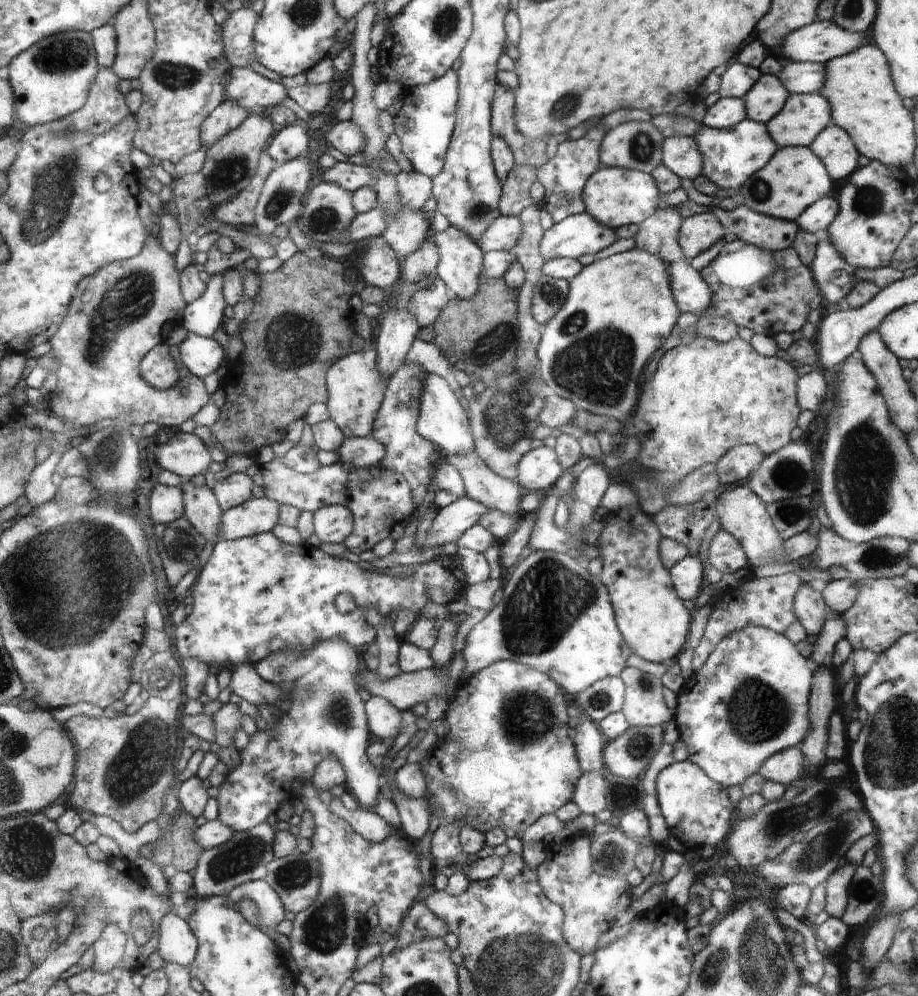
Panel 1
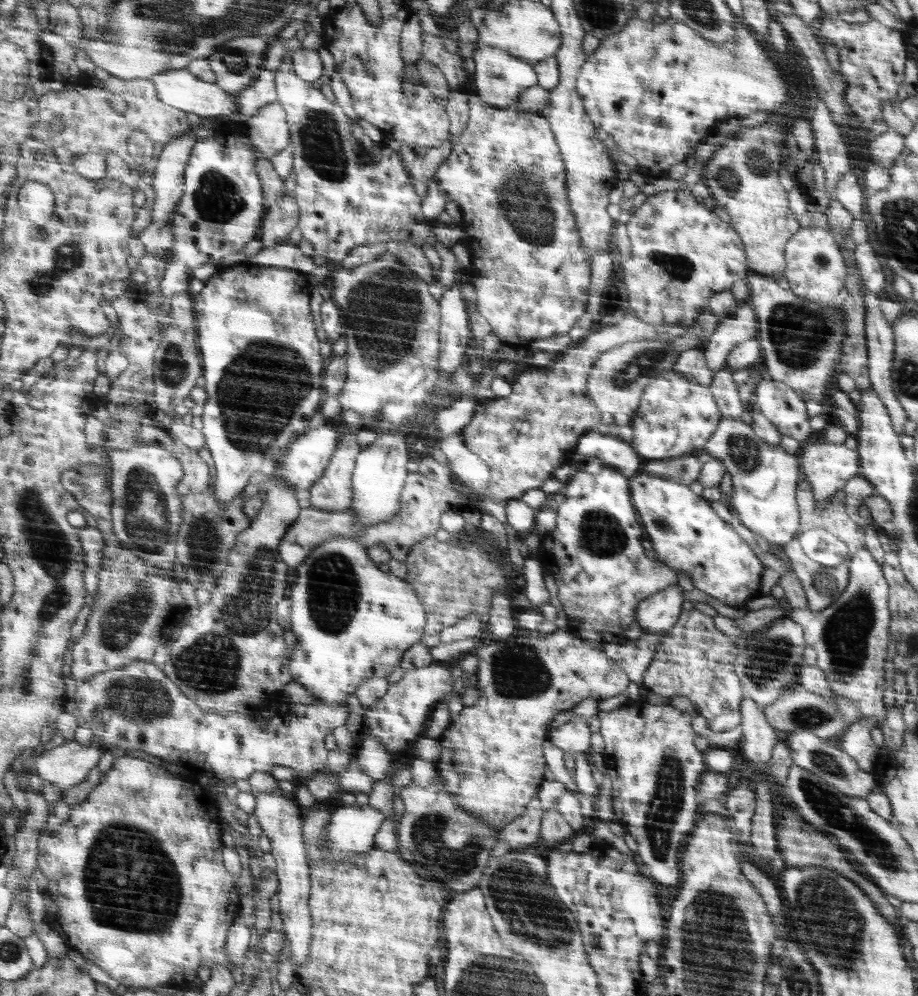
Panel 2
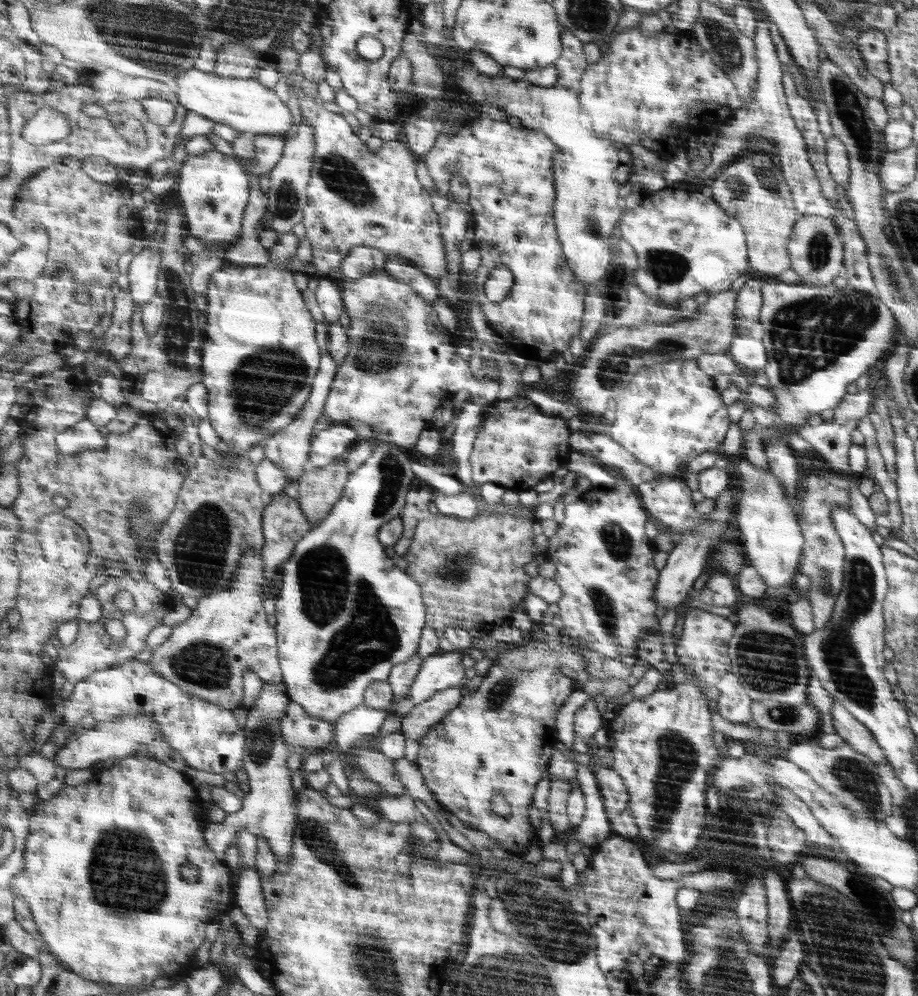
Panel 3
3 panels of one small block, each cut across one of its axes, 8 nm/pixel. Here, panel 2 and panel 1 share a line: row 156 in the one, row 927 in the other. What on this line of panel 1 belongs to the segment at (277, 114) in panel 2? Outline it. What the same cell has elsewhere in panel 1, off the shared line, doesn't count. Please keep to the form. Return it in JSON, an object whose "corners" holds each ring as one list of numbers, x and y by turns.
{"corners":[[264,879,248,881,228,895,228,900,233,904,243,899,250,899,258,905,262,928,276,928,276,924,285,918,286,912,279,894]]}

